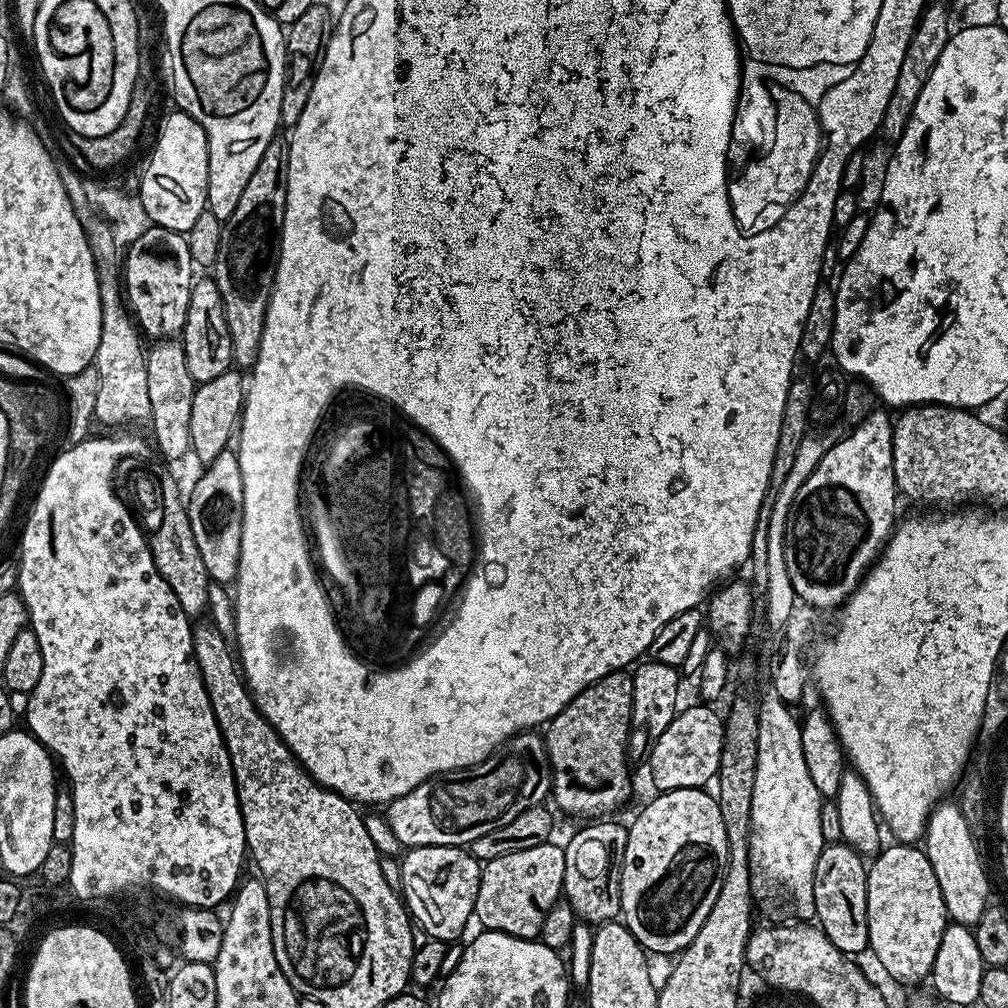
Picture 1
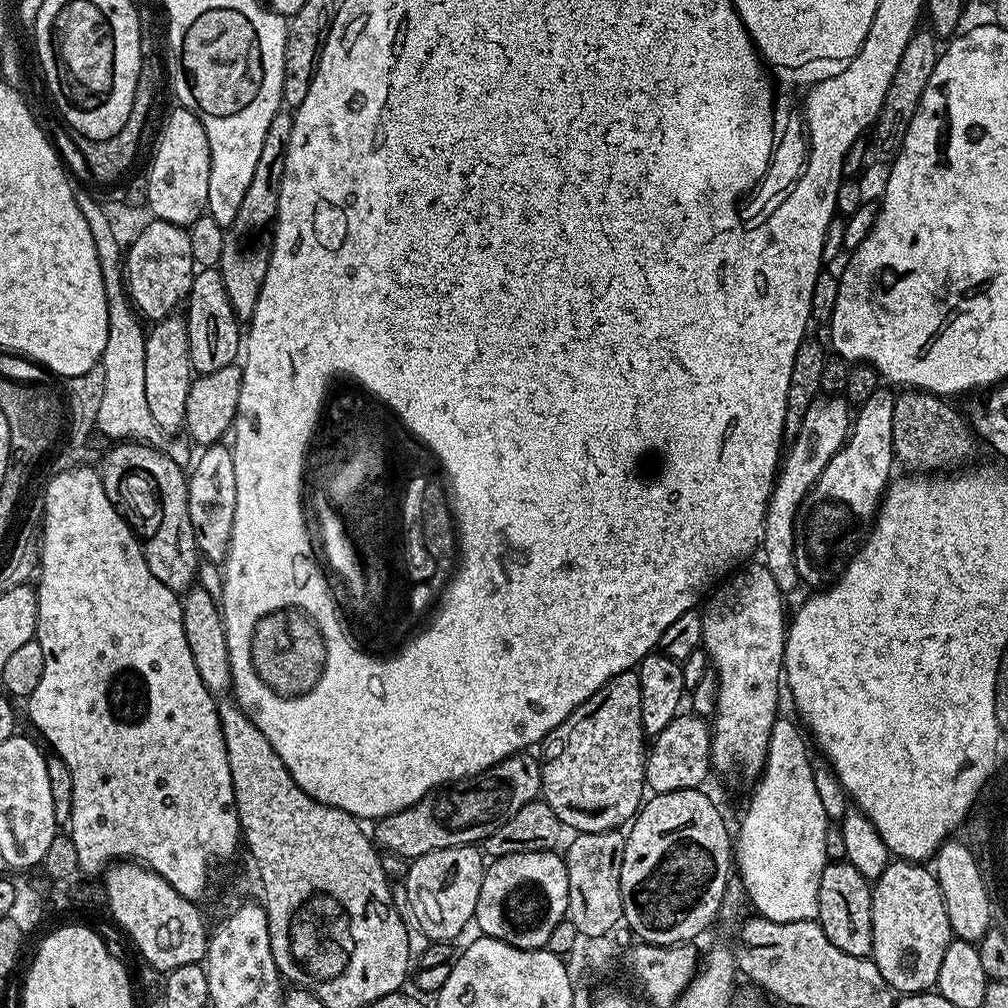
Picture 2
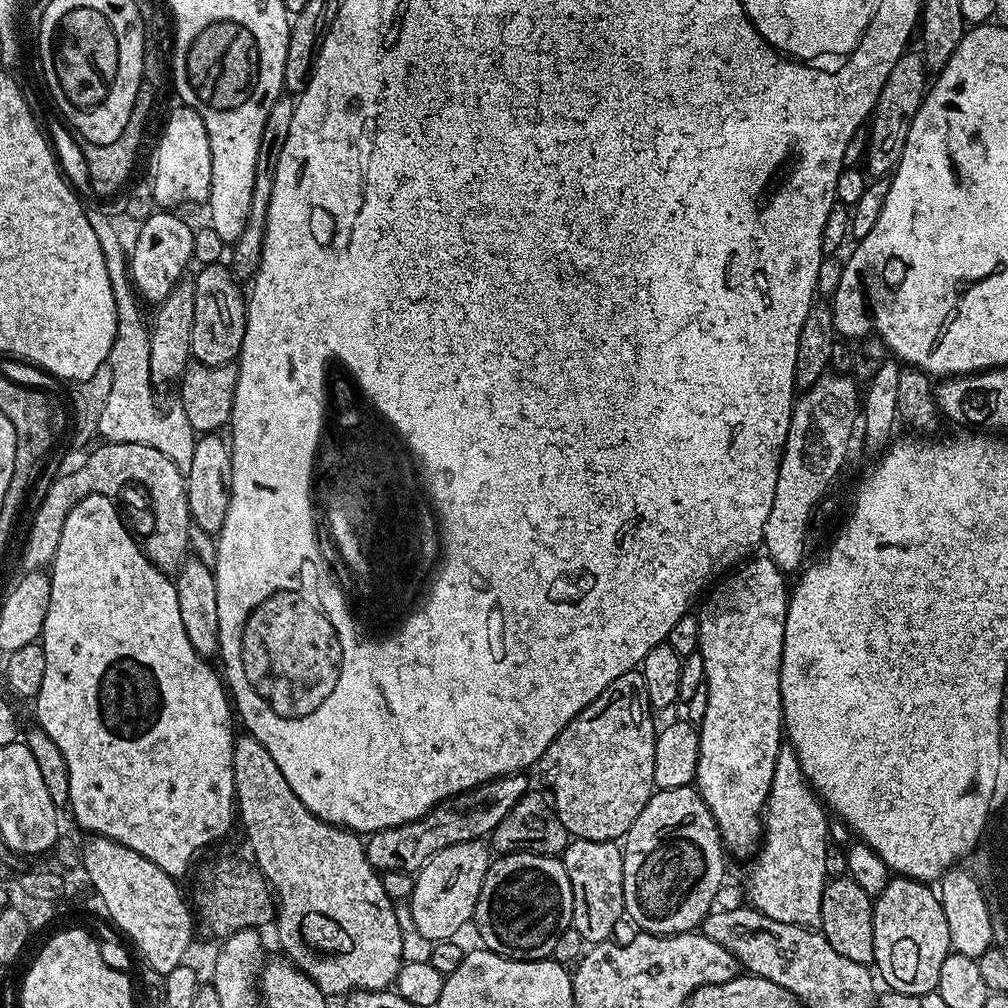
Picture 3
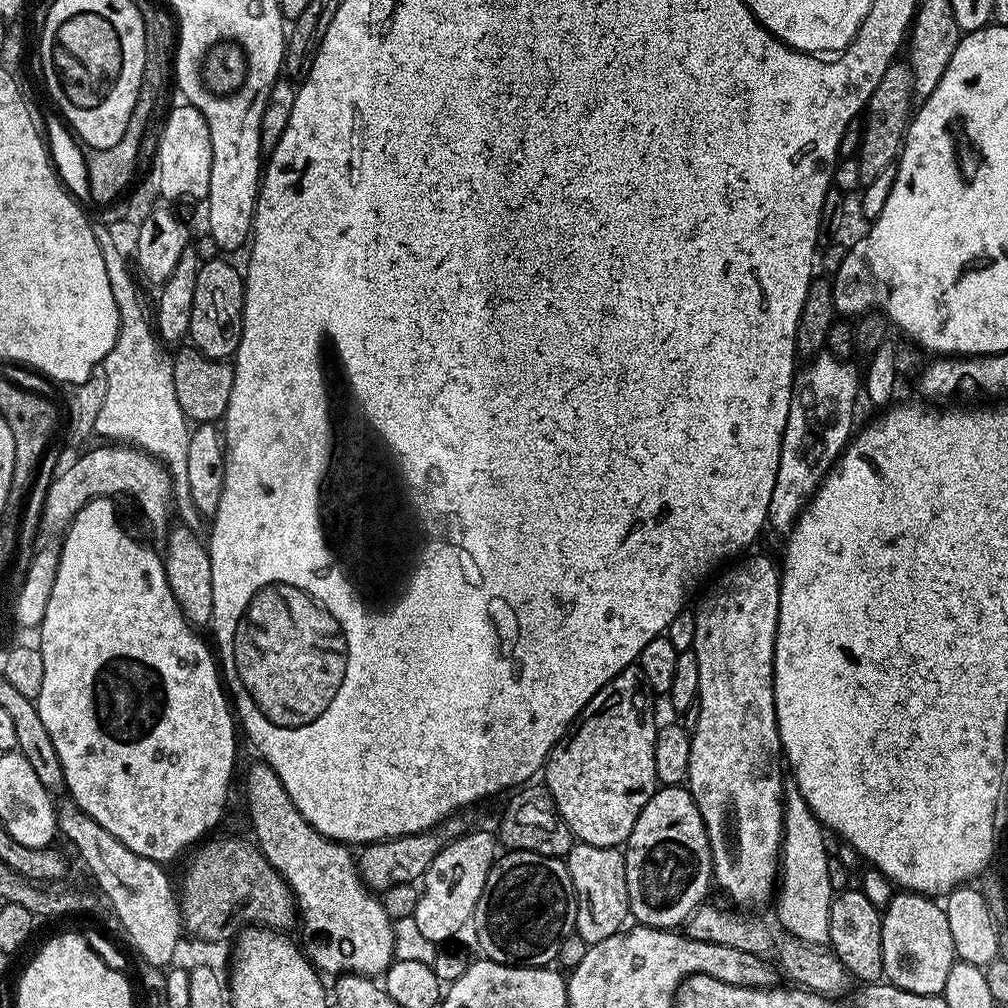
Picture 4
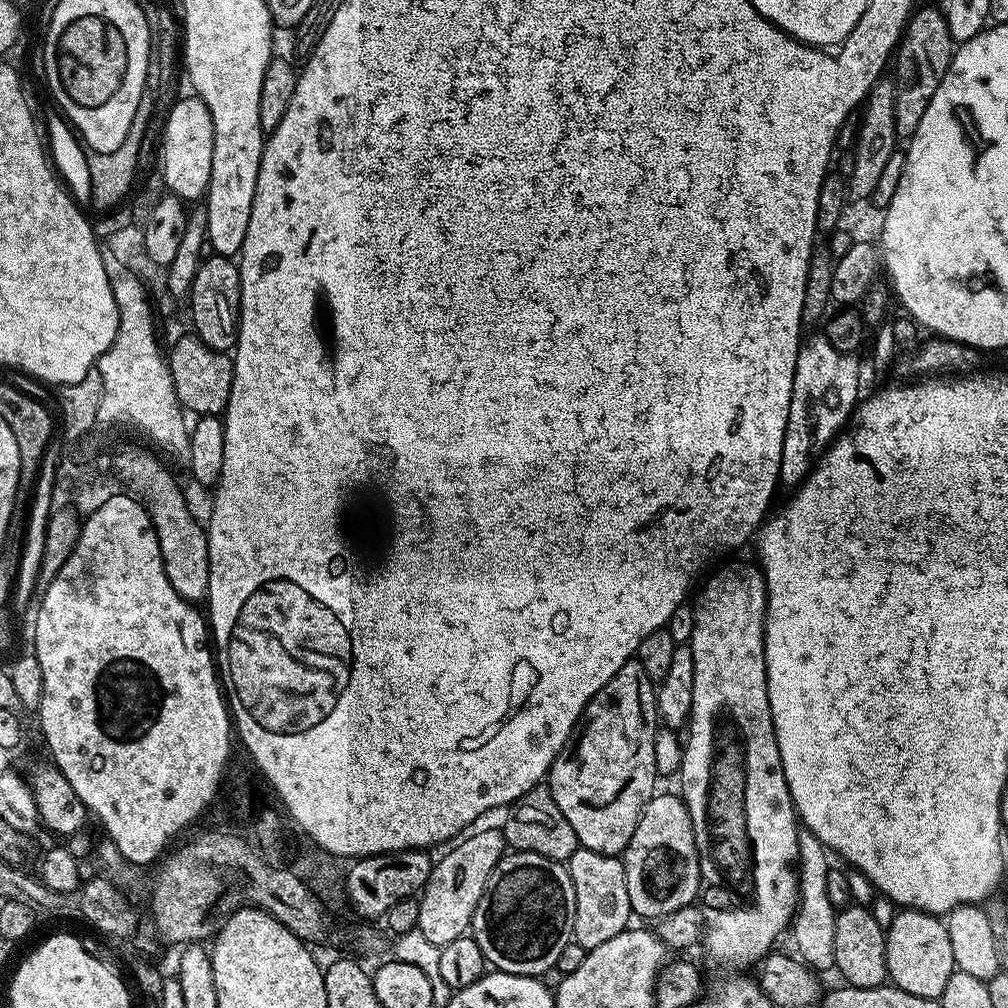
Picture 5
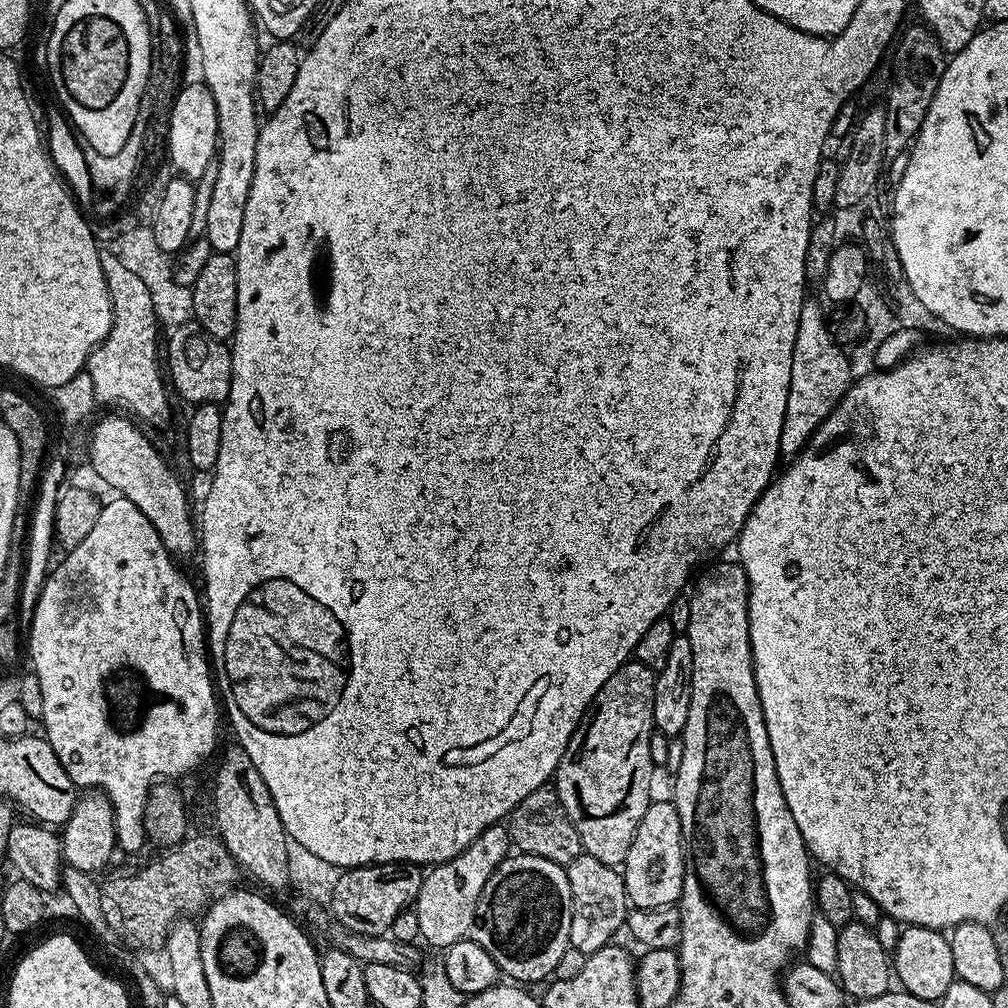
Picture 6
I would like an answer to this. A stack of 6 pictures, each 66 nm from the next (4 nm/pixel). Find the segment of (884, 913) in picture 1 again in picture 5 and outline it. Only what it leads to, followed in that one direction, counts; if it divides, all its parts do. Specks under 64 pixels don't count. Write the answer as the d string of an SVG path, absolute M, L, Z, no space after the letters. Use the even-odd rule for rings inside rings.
M906 908L897 911L892 925L886 929L884 941L888 980L895 987L906 990L906 994L939 1000L942 990L946 990L946 982L950 982L950 974L957 971L947 923L939 916Z

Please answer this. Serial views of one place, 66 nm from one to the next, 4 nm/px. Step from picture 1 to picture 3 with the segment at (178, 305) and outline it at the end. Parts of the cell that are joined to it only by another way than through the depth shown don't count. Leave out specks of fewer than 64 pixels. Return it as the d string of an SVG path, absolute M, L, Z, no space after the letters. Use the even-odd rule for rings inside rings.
M156 210L152 215L142 221L141 232L137 242L130 251L130 280L135 286L141 299L146 298L153 304L159 304L172 292L172 289L181 283L180 275L184 272L187 264L193 263L192 258L192 232L180 232L180 220L177 213L172 210Z

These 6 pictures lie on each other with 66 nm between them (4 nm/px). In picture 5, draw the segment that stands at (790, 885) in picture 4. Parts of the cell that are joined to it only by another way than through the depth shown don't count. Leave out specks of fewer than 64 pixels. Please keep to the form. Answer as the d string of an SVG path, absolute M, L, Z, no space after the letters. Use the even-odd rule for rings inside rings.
M800 831L799 858L797 860L797 876L800 880L800 898L790 925L790 937L796 943L795 953L812 970L823 972L831 971L835 967L834 962L834 922L837 909L830 902L826 893L826 874L830 867L830 859L827 848L821 840L812 832Z

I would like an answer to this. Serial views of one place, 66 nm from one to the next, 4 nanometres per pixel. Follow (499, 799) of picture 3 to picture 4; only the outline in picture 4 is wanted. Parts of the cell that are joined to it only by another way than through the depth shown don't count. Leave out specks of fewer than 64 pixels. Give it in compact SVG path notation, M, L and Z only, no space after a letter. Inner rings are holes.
M453 814L444 817L442 829L430 832L419 832L409 836L399 836L393 840L380 840L377 844L369 844L363 849L364 853L359 853L358 867L360 876L364 879L364 885L372 889L377 894L383 894L388 889L399 884L411 884L419 881L424 875L424 871L430 866L432 859L438 852L444 849L446 841L455 840L457 836L463 836L469 831L470 824L464 814Z

